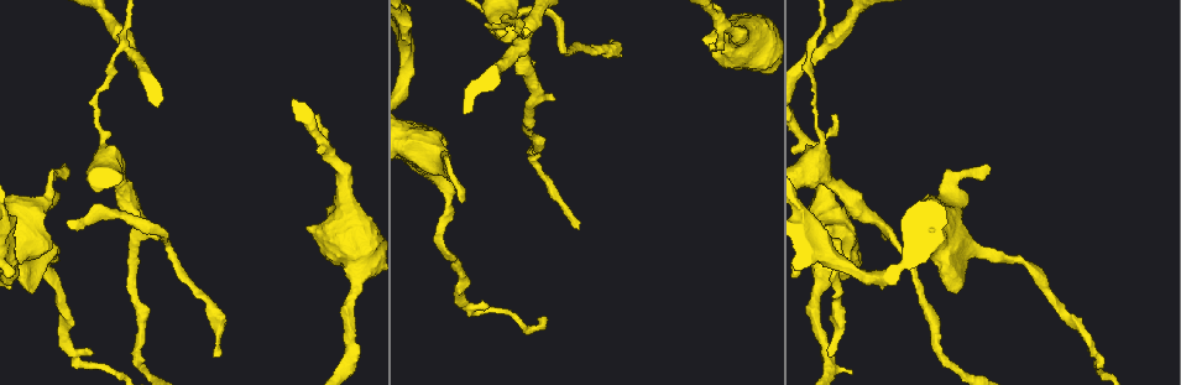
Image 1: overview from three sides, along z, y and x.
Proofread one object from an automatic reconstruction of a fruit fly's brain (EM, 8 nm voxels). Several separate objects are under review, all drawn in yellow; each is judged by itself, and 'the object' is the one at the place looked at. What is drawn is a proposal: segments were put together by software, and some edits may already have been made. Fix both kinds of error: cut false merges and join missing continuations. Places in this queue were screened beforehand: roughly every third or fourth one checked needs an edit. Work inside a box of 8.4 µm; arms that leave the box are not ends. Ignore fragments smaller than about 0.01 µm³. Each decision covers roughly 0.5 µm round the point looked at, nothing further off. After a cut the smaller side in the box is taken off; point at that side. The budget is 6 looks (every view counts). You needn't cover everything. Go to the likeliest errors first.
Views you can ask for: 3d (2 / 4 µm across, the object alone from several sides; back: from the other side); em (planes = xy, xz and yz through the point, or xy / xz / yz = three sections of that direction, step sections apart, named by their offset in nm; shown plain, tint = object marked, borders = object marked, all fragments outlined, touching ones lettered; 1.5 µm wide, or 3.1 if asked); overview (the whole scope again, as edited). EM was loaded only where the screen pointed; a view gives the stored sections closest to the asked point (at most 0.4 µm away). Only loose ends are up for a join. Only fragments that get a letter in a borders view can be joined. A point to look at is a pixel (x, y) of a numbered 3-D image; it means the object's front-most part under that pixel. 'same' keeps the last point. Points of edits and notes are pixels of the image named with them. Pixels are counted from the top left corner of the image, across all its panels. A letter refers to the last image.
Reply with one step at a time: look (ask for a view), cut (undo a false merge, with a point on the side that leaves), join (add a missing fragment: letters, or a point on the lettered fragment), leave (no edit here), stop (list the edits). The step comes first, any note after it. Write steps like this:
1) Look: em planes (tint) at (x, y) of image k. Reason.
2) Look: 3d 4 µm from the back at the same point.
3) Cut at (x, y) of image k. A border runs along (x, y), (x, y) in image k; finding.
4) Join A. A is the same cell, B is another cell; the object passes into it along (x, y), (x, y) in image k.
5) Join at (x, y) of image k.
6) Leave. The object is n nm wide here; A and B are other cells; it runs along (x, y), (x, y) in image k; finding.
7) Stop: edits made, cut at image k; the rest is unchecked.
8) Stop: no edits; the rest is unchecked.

Look: 3d 4 µm at (32, 292) of image 1. Free end.

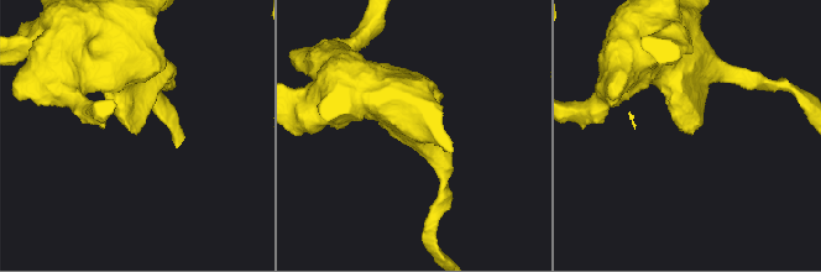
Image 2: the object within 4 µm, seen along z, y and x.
Look: em planes (tint) at (133, 131) of image 2. Need the tissue.

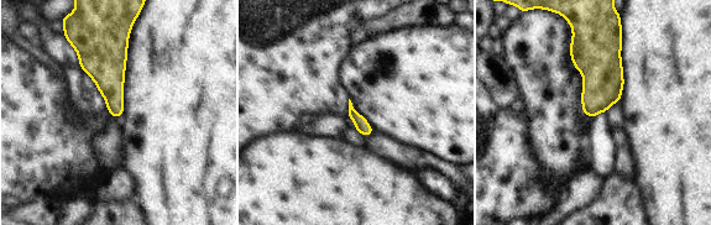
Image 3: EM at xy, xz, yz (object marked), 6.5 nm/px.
Look: em planes (borders) at the same point.

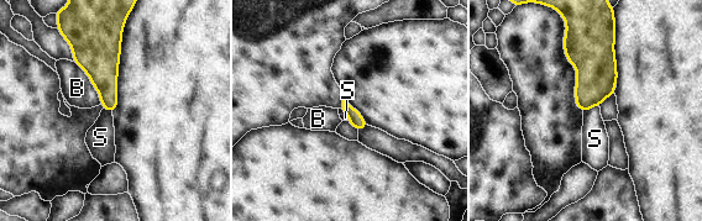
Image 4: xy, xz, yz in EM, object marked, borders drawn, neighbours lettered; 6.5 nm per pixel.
Leave. B and S are other cells; a border runs along (598, 105), (593, 105), (583, 112) in image 4; no lettered fragment goes on from it.

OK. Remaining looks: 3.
Look: em planes (borders) at (214, 354) of image 1. Thin end.

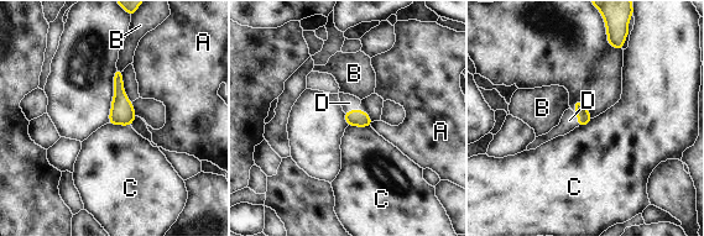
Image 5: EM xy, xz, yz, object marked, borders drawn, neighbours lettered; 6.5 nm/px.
Join D. The longest contact is with C, 150 nm; D is the same cell, A, B and C are other cells; the neuron continues.

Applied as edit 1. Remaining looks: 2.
Look: em yz step 4 (tint) at (725, 25) of image 1.

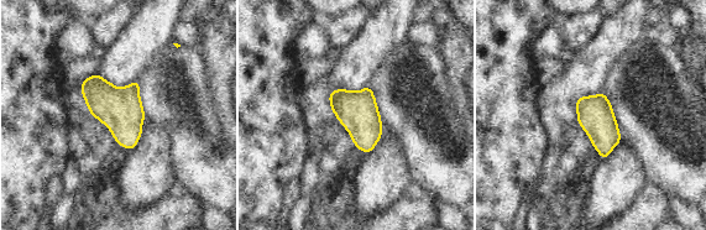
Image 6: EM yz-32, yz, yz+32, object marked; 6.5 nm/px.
Look: em planes (borders) at the same point.

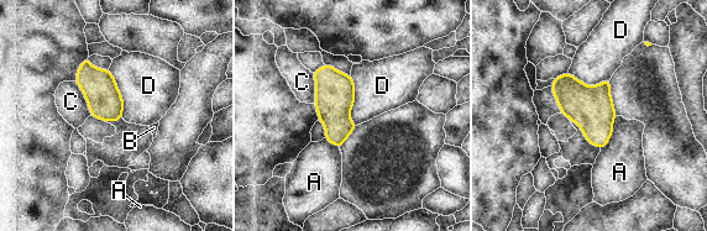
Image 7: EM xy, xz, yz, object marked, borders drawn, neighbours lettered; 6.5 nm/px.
Leave. The longest contact is with D, 340 nm; A, B, C and D are other cells; a border runs along (350, 75), (350, 119), (356, 125) in image 7; all the same neuron.

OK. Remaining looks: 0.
Stop: edits made, join at image 5; the rest is unchecked.

